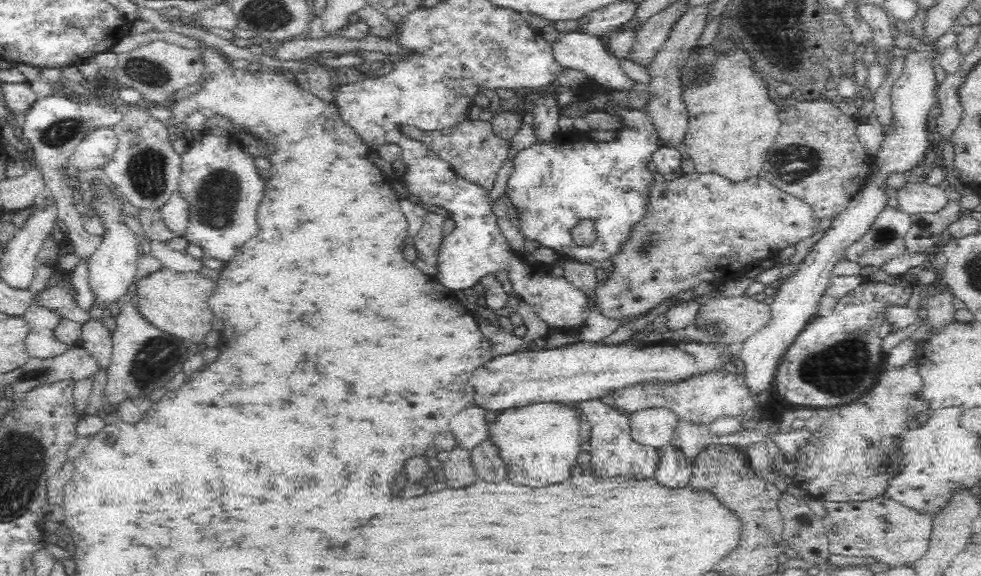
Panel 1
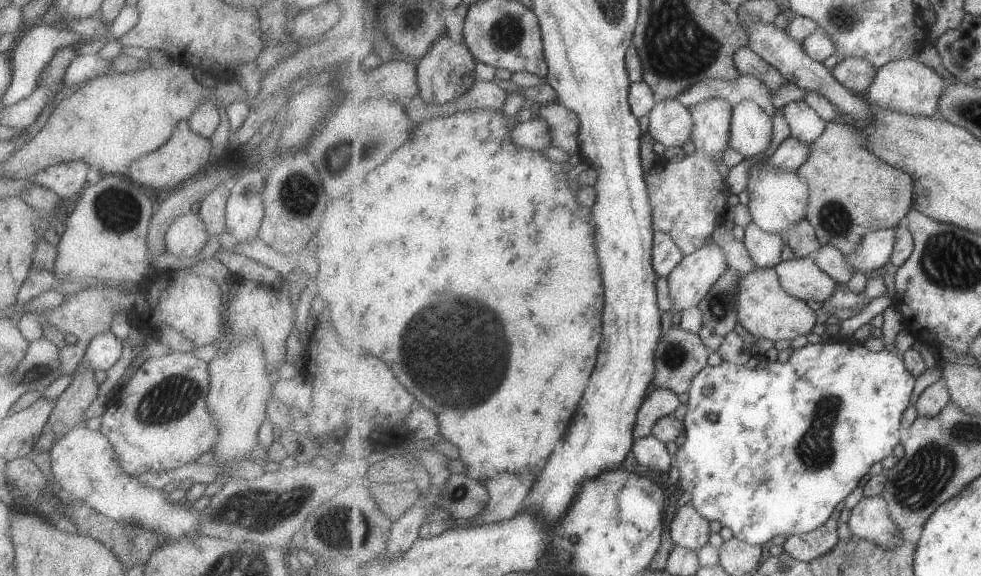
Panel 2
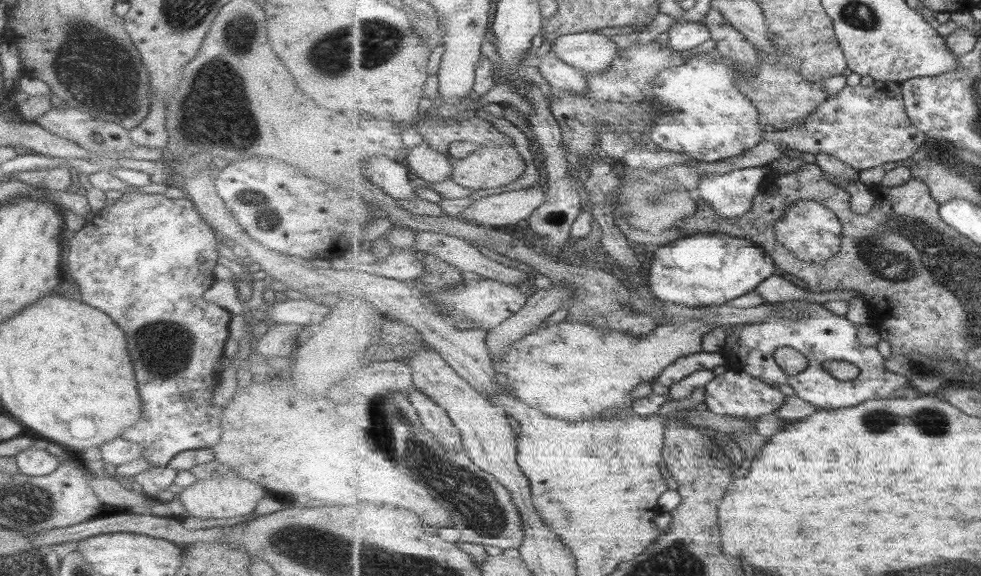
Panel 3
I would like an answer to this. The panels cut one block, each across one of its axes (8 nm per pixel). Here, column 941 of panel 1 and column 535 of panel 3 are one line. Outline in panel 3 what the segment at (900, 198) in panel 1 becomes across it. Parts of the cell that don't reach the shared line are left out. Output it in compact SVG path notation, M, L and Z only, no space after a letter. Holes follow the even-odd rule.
M543 184L516 191L498 193L475 200L471 206L463 208L463 220L471 224L507 226L519 225L537 210L543 200L547 200L547 190Z

